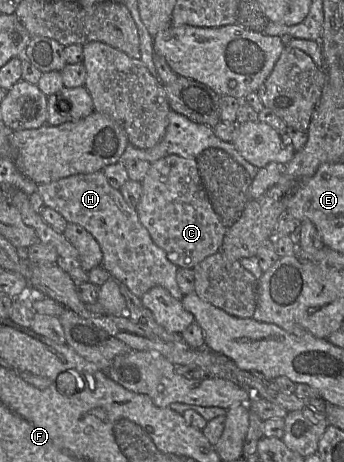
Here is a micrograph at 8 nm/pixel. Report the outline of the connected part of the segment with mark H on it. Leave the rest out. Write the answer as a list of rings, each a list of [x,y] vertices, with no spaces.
[[[102,171],[75,174],[54,182],[39,184],[36,192],[41,196],[44,206],[59,212],[68,223],[78,224],[92,234],[102,250],[101,266],[136,297],[140,298],[156,286],[165,288],[178,300],[184,296],[176,282],[179,267],[154,243],[148,230],[139,220],[136,207],[128,204],[119,189],[108,183]]]

